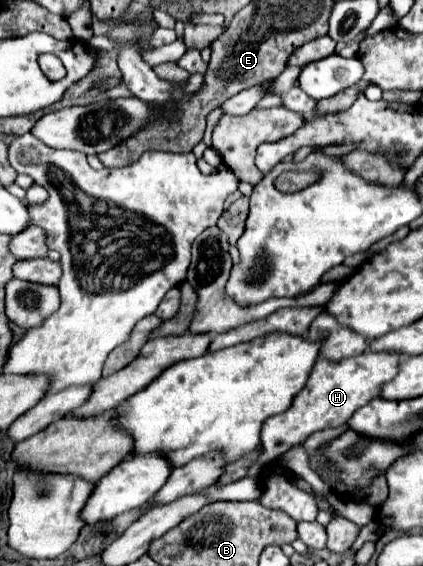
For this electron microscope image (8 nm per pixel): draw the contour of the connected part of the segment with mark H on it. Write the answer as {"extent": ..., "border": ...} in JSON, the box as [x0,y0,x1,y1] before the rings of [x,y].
{"extent":[262,352,400,462],"border":[[[364,352],[354,358],[346,358],[342,362],[330,362],[324,358],[318,358],[306,386],[298,396],[294,396],[292,406],[276,416],[270,416],[262,424],[262,446],[268,462],[276,460],[280,454],[284,454],[288,448],[304,442],[312,432],[324,430],[324,428],[338,428],[348,422],[348,418],[368,404],[372,398],[380,394],[380,386],[388,380],[392,380],[398,374],[398,362],[400,356],[394,352]]]}

